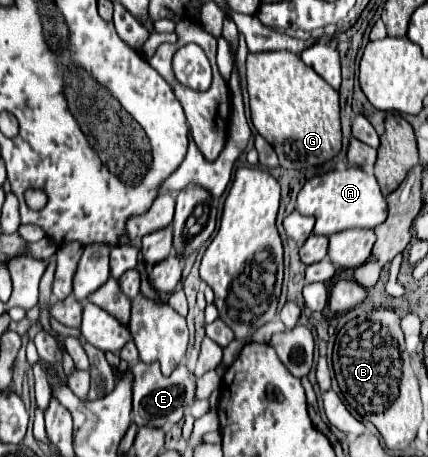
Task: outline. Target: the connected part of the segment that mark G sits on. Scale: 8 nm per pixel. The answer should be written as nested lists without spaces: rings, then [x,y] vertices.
[[[292,52],[248,54],[246,80],[252,124],[274,146],[280,166],[304,170],[334,158],[342,146],[338,92]]]

